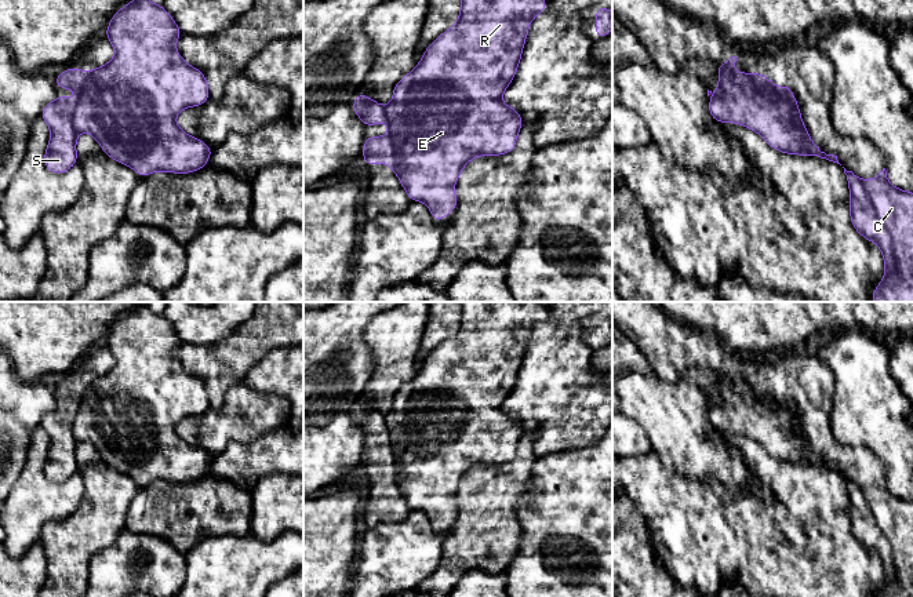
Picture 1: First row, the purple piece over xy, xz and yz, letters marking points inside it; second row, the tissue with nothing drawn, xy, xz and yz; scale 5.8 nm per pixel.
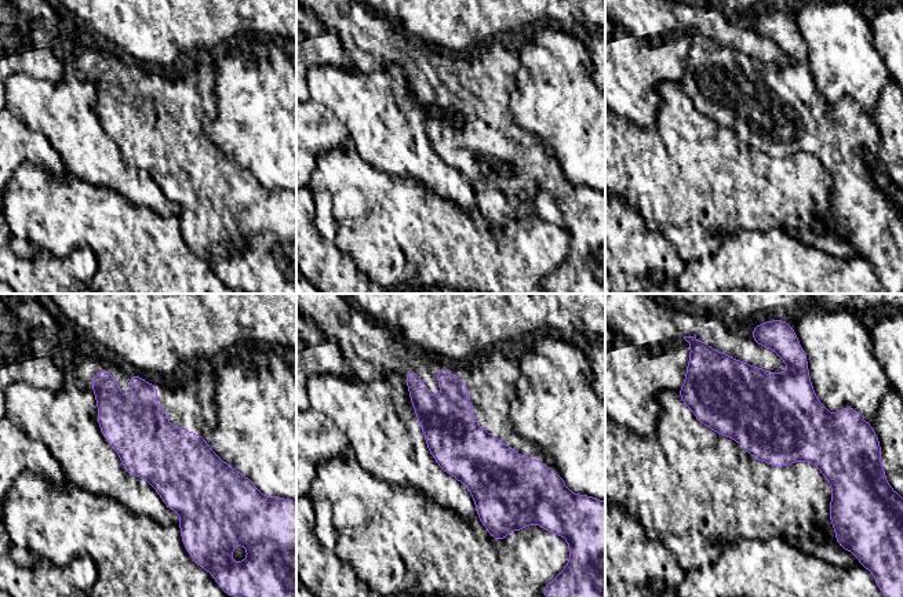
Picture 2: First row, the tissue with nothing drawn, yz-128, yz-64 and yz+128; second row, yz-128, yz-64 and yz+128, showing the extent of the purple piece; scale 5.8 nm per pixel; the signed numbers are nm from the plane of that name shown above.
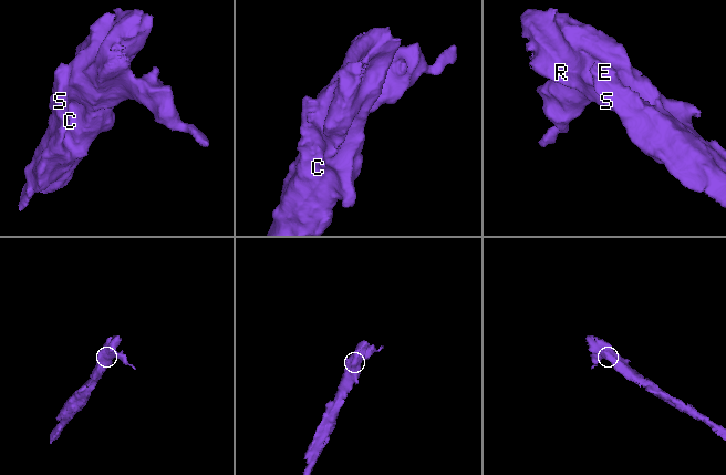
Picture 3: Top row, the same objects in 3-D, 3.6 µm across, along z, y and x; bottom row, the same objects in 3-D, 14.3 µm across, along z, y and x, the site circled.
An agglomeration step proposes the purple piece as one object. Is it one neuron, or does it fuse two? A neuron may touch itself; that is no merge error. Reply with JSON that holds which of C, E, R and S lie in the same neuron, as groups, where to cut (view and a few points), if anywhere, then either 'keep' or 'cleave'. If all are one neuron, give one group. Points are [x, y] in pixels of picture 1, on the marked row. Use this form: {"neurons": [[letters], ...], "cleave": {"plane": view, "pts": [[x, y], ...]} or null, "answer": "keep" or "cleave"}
{"neurons": [["C", "S"], ["E", "R"]], "cleave": {"plane": "yz", "pts": [[861, 181], [879, 219], [890, 233], [895, 259], [894, 273]]}, "answer": "cleave"}

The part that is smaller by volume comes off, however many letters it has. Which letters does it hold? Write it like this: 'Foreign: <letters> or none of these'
Foreign: C, S

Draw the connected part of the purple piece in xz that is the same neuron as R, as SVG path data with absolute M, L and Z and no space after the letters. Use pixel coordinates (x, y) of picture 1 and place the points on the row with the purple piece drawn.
M461 0L458 21L426 48L418 66L393 87L386 121L394 153L388 168L399 176L411 201L428 205L436 223L456 208L454 186L472 159L501 156L514 149L524 123L520 113L505 105L501 97L517 72L530 23L543 12L546 3L548 0Z

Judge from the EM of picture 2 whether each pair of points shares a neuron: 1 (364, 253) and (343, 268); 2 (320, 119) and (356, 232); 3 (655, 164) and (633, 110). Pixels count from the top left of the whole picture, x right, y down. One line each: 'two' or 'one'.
1: two
2: two
3: two

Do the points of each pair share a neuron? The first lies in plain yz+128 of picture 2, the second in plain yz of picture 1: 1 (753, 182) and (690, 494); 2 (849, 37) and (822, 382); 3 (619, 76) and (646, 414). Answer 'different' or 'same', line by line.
1: same
2: different
3: same

